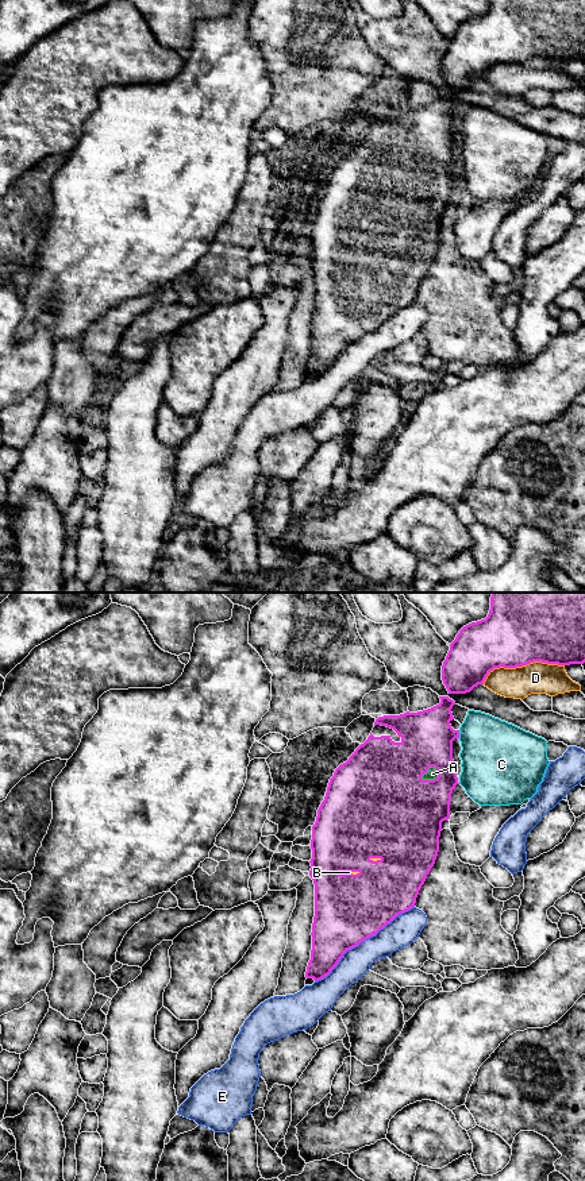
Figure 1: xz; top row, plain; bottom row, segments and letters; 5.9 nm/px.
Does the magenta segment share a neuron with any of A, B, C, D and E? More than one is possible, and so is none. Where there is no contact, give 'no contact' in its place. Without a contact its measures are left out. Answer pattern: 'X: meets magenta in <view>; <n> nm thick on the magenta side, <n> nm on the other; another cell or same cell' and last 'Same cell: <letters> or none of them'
A: meets magenta in xz; 460 nm thick on the magenta side, 60 nm on the other; same cell
B: meets magenta in xz; 420 nm thick on the magenta side, 20 nm on the other; same cell
C: meets magenta in xz; 300 nm thick on the magenta side, 400 nm on the other; another cell
D: meets magenta in xz; 460 nm thick on the magenta side, 190 nm on the other; another cell
E: meets magenta in xz; 420 nm thick on the magenta side, 180 nm on the other; another cell
Same cell: A, B

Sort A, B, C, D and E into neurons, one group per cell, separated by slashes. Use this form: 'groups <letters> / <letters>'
groups A B / C / D / E

